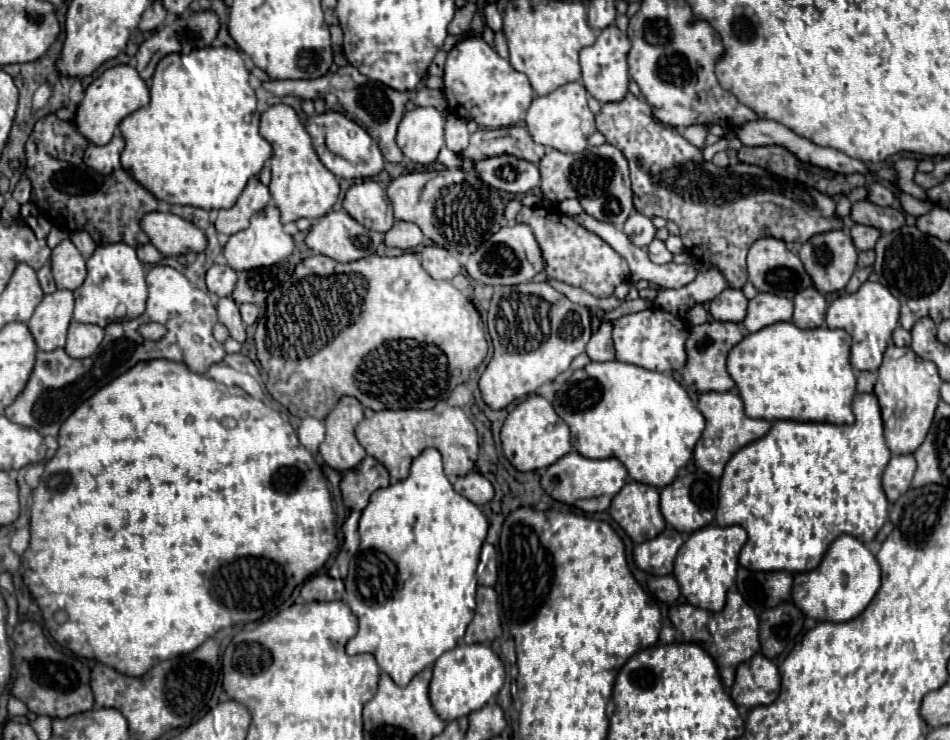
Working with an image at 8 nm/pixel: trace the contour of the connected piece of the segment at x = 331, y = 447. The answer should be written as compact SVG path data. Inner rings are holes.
M343 397L327 415L327 435L319 447L323 461L335 471L357 467L367 455L355 439L355 427L363 419L363 407L355 397Z

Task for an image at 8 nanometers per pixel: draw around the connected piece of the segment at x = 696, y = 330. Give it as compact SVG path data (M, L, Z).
M711 321L697 327L689 327L691 339L687 339L687 365L683 369L683 381L691 391L705 393L705 391L731 391L735 381L727 373L727 355L729 351L745 337L737 323L721 323Z

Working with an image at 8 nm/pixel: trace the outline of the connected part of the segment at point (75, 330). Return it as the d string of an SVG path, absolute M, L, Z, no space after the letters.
M73 321L69 325L65 351L73 359L85 359L97 351L101 341L103 341L103 329L99 325L85 325Z

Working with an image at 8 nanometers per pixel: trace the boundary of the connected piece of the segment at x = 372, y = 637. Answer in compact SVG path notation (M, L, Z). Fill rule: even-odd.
M425 449L417 459L413 459L411 473L409 473L407 479L397 481L395 485L379 489L379 491L375 491L375 495L371 495L371 501L363 509L363 515L359 519L359 533L361 533L361 545L359 545L359 553L353 557L353 561L349 565L349 575L345 579L347 595L343 597L343 601L351 607L351 611L359 619L359 633L347 643L347 655L359 655L359 653L375 655L375 661L381 667L381 671L391 675L391 679L399 687L405 687L419 671L433 665L439 655L453 649L459 643L459 639L463 639L465 629L473 619L473 613L475 613L475 587L473 587L475 585L475 569L477 569L477 563L479 563L481 545L483 545L485 535L487 535L487 519L475 503L471 503L469 499L465 499L463 495L459 495L451 487L449 479L443 473L439 451L437 449Z

